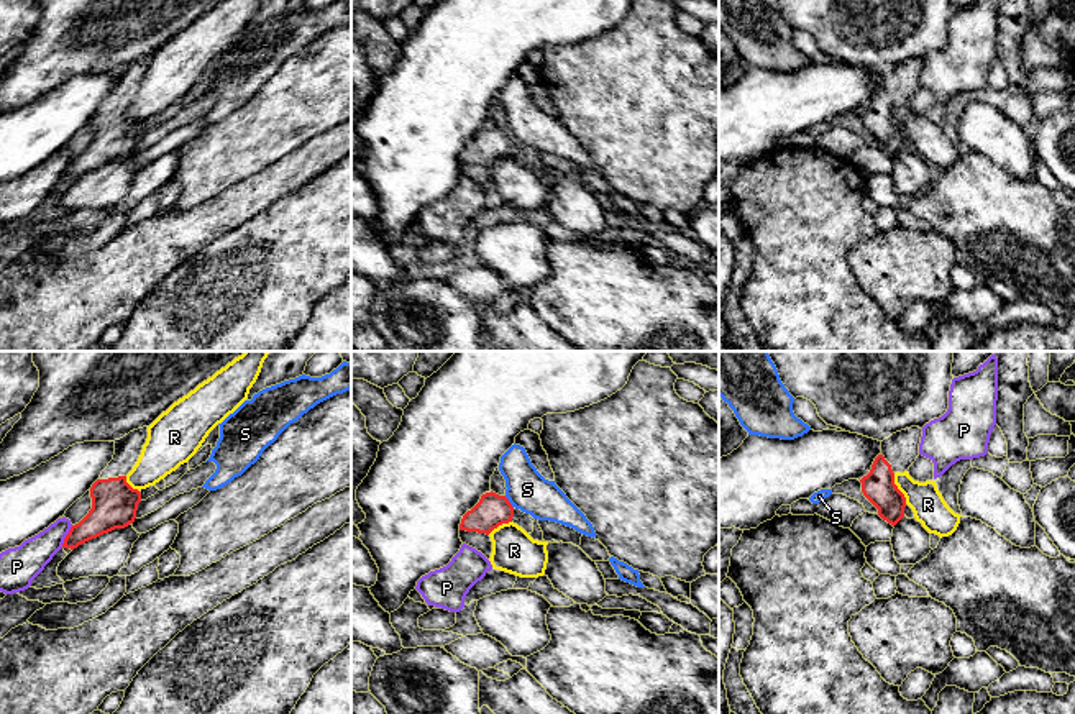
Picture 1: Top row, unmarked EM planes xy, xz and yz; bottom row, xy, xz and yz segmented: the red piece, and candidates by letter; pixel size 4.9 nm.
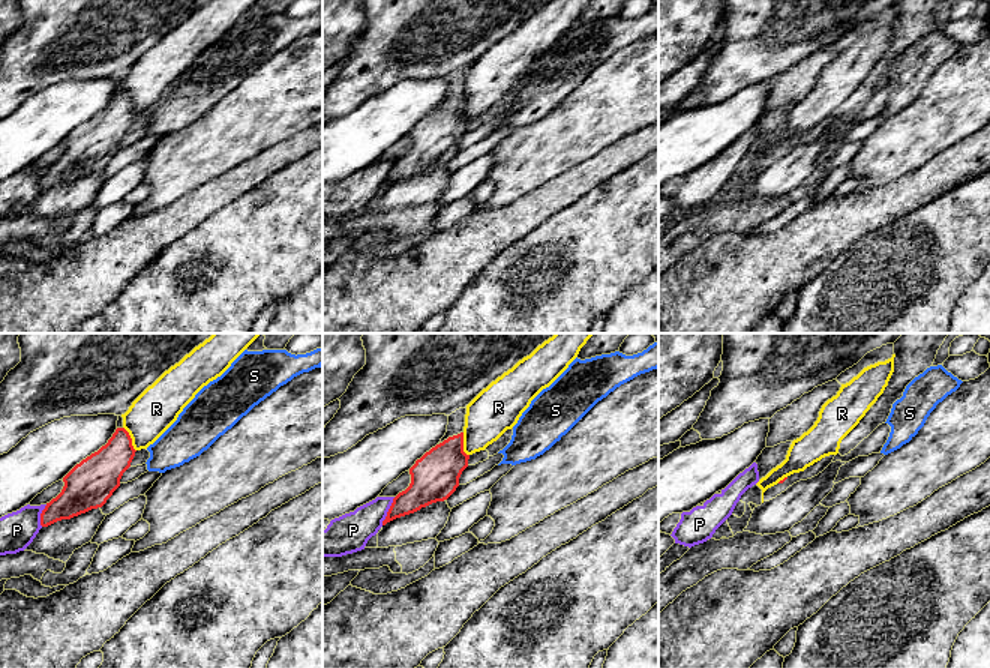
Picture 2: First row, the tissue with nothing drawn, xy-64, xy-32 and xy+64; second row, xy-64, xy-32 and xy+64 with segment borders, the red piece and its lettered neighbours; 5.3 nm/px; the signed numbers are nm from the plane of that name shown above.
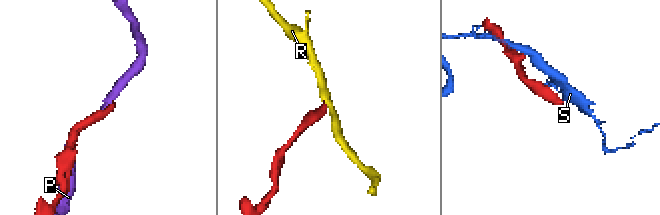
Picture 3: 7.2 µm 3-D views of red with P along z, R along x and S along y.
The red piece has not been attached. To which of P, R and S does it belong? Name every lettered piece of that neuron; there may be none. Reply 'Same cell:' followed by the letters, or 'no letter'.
Same cell: no letter

